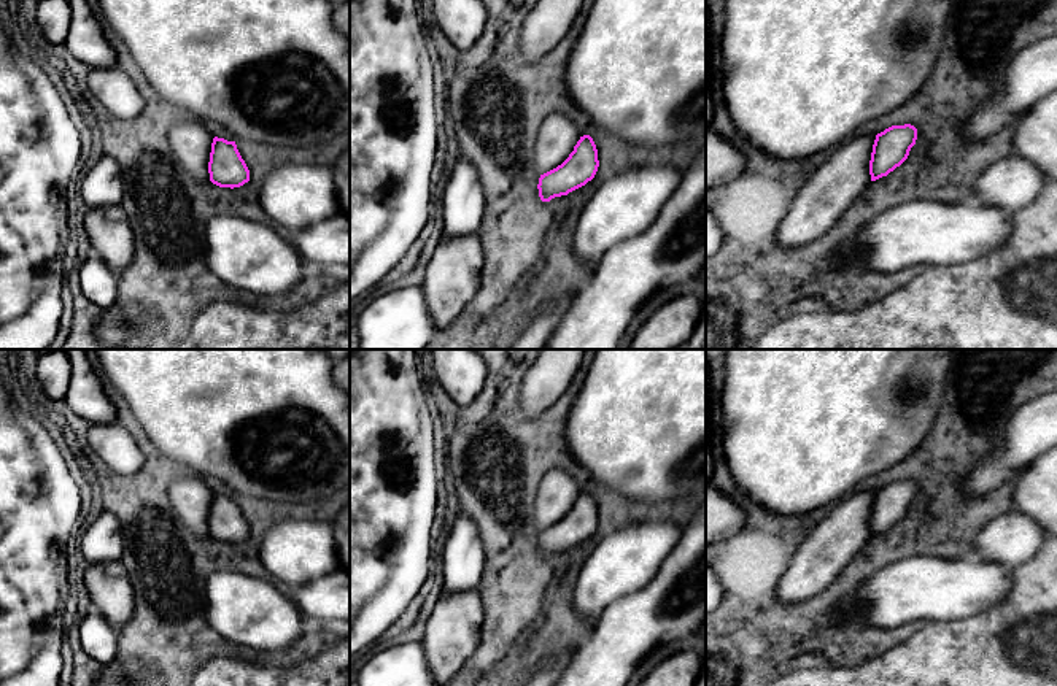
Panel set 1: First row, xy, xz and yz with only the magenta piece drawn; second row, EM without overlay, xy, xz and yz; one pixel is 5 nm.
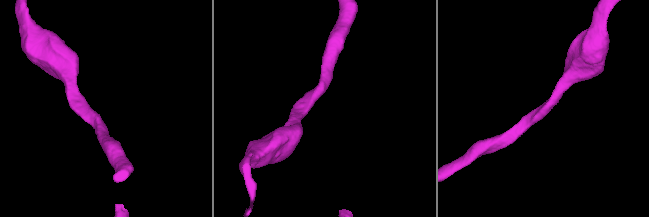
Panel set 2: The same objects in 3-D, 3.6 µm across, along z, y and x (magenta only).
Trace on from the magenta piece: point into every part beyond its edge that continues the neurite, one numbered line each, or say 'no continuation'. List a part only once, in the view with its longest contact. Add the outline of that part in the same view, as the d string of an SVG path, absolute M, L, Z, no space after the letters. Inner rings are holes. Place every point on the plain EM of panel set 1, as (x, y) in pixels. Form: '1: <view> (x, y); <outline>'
1: xz (558, 491); M550 468L540 481L534 500L532 519L544 530L561 521L580 495L577 481L564 468Z

